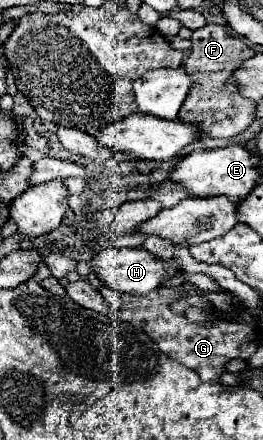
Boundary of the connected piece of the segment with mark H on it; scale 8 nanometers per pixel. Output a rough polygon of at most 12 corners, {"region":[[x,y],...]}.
{"region":[[107,248],[91,266],[101,282],[147,296],[179,270],[143,248]]}

